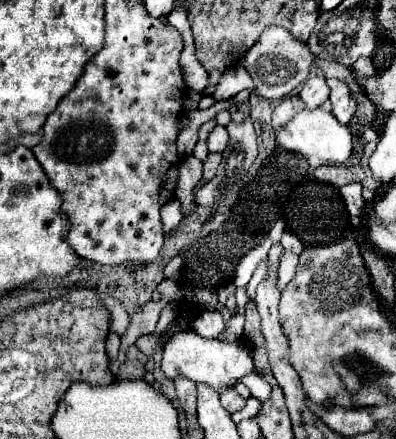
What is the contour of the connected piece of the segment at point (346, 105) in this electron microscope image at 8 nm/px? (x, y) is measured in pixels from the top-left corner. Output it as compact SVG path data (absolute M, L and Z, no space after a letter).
M336 78L326 80L330 86L330 102L332 102L332 114L338 118L340 124L348 124L350 118L356 112L356 102L348 90L348 86Z

